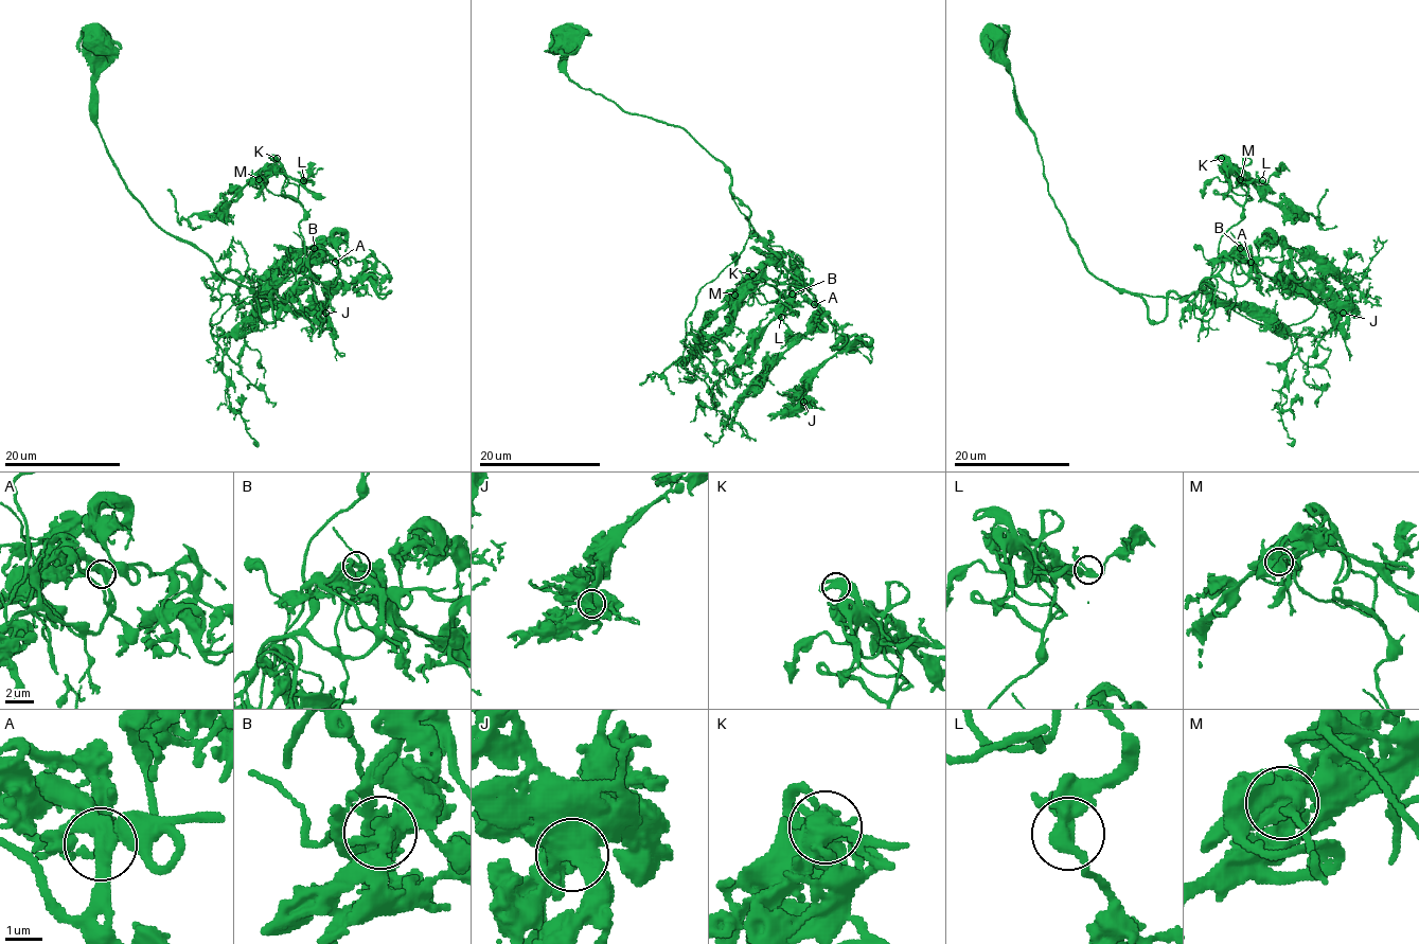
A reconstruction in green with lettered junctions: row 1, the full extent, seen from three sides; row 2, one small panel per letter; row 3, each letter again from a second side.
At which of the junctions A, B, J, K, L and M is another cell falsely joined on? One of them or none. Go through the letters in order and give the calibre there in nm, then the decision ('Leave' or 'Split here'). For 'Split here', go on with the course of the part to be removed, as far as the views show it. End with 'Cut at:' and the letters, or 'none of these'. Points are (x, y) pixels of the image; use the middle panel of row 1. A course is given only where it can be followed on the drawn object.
A: Thickness 360 nm. Leave
B: Thickness 380 nm. Leave
J: Thickness 550 nm. Split here
K: Thickness 400 nm. Leave
L: Thickness 360 nm. Leave
M: Thickness 480 nm. Leave
Cut at: J

